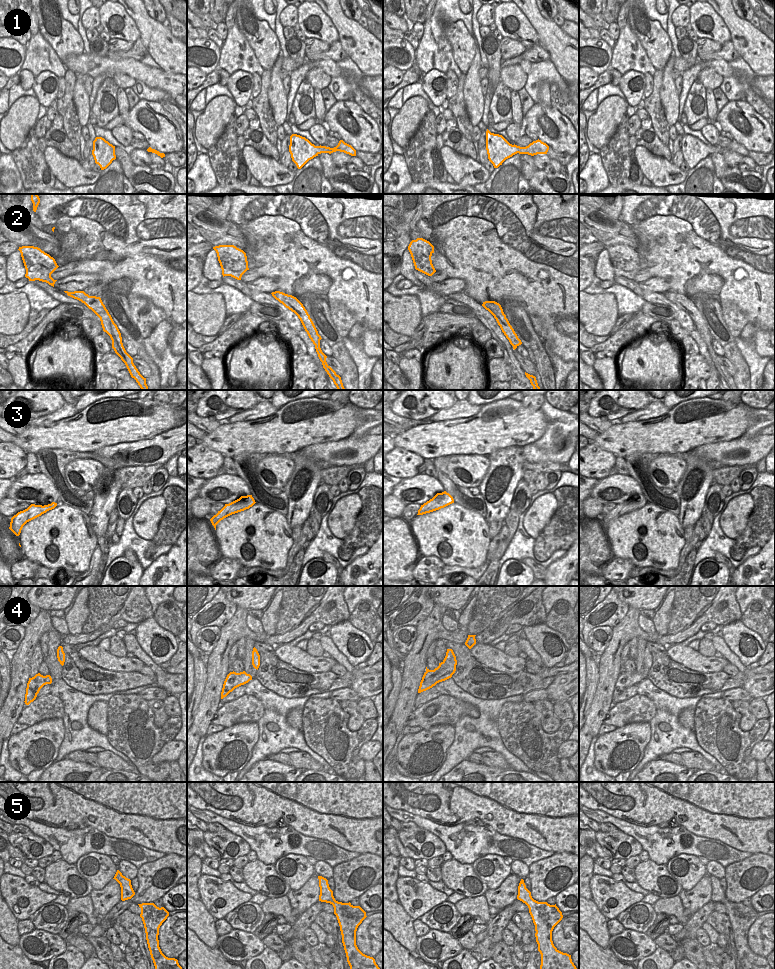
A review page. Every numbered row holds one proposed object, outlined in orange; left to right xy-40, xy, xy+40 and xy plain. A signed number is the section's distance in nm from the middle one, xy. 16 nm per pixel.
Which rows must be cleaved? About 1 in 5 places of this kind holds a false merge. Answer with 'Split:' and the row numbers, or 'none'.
Split: 2

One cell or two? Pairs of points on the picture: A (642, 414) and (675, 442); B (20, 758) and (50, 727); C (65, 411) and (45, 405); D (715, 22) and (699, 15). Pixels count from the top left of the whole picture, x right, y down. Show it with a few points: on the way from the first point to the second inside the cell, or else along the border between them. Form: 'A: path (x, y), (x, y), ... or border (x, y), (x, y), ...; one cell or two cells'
A: border (669, 409), (656, 417), (625, 423); two cells
B: path (27, 749), (32, 739), (37, 739), (41, 736); one cell
C: border (65, 403), (50, 413), (36, 417); two cells
D: path (713, 18), (709, 14), (703, 14); one cell

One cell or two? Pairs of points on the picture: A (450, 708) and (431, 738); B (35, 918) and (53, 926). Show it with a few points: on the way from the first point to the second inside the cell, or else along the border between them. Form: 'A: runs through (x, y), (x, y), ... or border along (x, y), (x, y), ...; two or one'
A: border along (453, 725), (433, 725), (428, 729), (423, 729); two
B: runs through (39, 918), (43, 922), (49, 923); one

